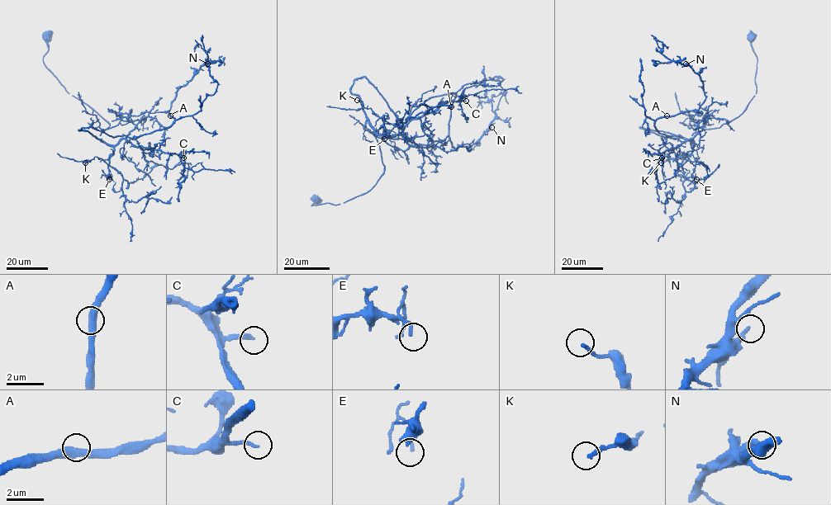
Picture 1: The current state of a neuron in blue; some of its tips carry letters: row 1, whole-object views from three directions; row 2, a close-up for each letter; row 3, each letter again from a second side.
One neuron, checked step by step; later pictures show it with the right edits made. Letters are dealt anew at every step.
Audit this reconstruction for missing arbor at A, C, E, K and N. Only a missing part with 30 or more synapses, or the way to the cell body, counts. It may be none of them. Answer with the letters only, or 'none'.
C

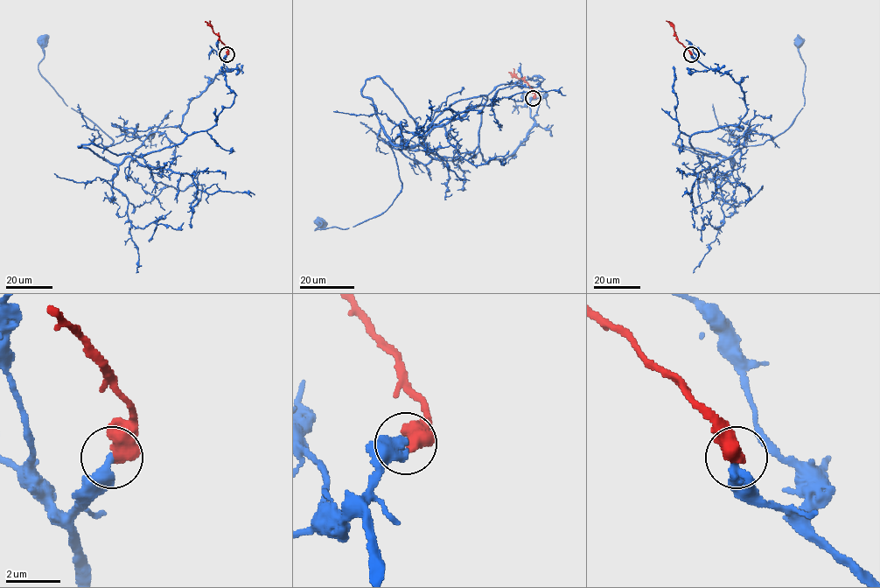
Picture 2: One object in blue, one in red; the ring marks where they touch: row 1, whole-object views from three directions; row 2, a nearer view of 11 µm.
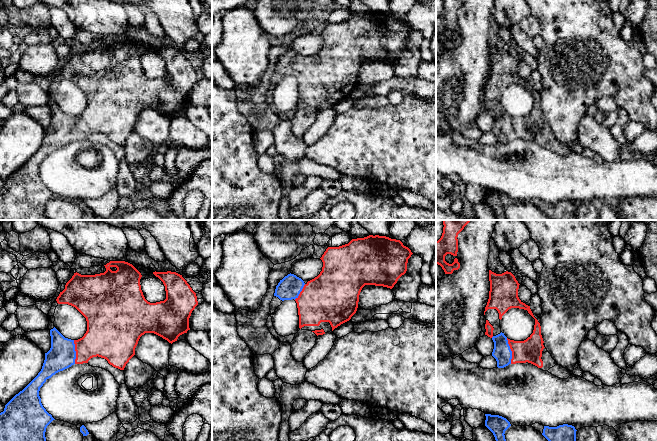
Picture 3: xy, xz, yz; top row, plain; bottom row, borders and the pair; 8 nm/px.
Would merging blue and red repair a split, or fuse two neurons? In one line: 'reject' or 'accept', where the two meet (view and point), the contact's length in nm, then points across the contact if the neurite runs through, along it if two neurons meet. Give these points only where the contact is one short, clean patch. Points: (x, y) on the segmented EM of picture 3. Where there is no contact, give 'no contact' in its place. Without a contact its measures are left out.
accept; meets blue in yz at (511, 351); contact 220 nm long; runs through yz (502, 353), (511, 351), (530, 350)

